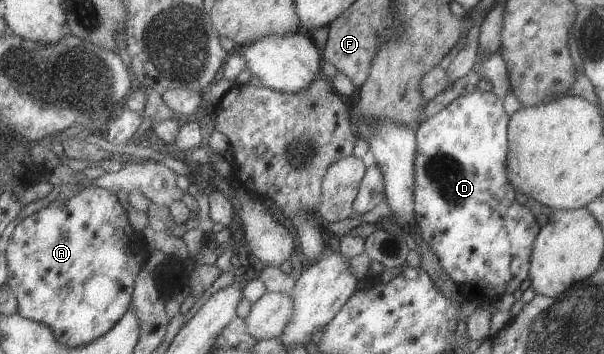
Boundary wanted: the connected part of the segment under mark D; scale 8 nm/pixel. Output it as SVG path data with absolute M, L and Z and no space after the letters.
M480 90L472 93L460 94L452 103L446 105L432 117L421 122L420 127L415 132L417 139L416 165L414 166L415 185L414 187L414 211L416 211L416 222L420 227L420 235L424 243L432 249L436 259L440 261L440 267L444 273L458 285L460 292L465 298L477 299L479 302L493 302L497 299L513 294L520 289L520 285L529 275L531 266L531 253L536 241L536 236L540 233L540 225L536 220L534 213L525 205L518 203L516 200L516 190L508 181L507 174L507 155L509 151L508 139L509 116L504 110L503 100L501 100L493 91L483 92Z

